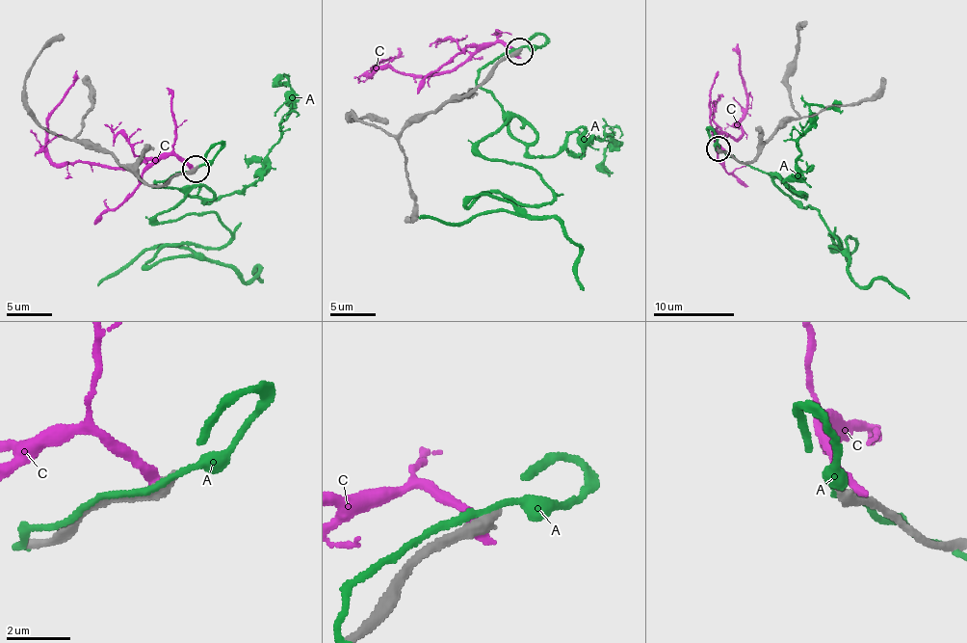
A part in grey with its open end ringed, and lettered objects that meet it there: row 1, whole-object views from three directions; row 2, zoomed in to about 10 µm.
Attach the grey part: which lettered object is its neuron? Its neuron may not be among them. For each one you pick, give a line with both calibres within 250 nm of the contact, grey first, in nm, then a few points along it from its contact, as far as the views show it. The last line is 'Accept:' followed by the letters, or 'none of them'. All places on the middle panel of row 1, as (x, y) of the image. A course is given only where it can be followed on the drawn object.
Accept: none of them

